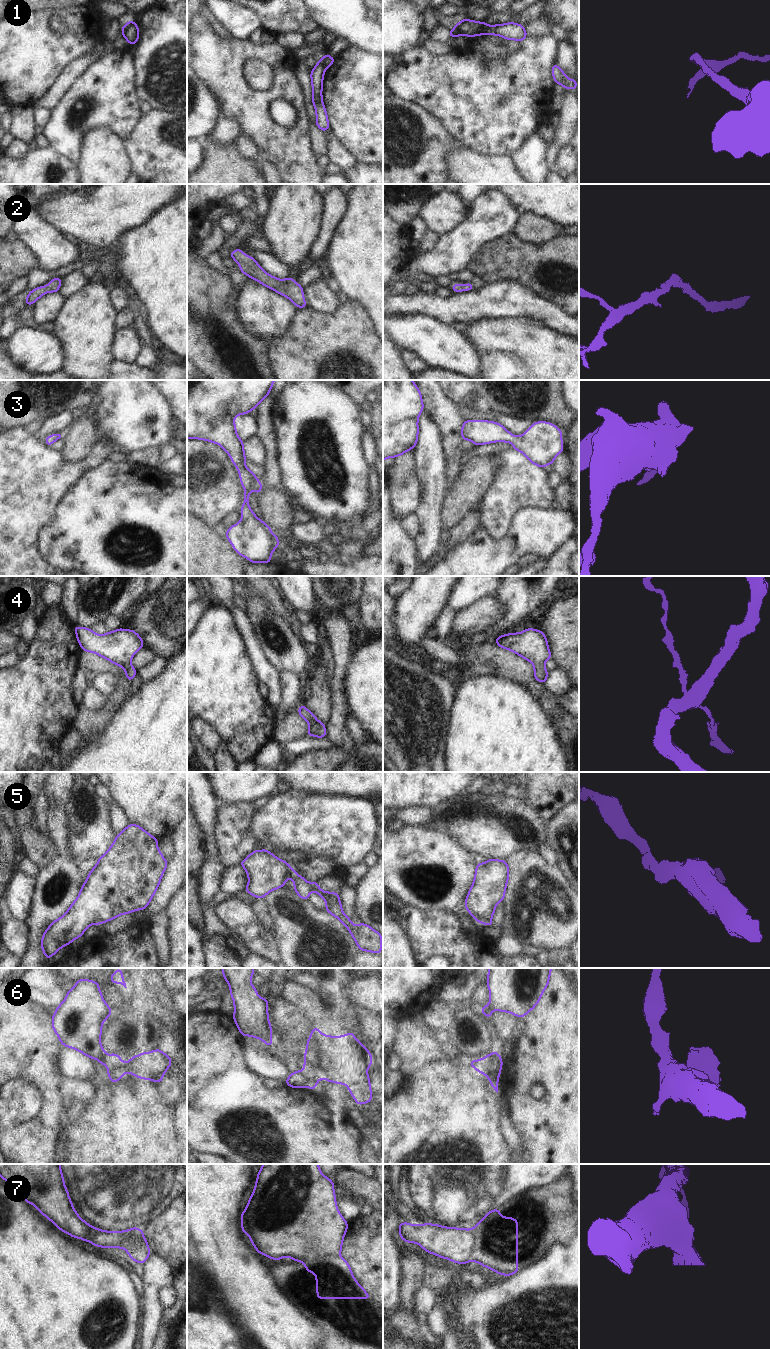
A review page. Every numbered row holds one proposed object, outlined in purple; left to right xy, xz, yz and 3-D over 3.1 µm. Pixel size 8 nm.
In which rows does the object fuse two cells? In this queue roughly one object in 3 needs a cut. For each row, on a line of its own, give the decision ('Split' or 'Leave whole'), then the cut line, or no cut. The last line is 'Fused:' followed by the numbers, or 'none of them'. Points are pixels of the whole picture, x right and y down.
1: Split. Split along yz (456, 25), (462, 33)
2: Leave whole. No split
3: Leave whole. No split
4: Leave whole. No split
5: Split. Split along xz (310, 883), (312, 890)
6: Split. Split along yz (487, 1055), (487, 1071), (497, 1079)
7: Split. Split along xz (338, 1254), (315, 1255), (299, 1261)
Fused: 1, 5, 6, 7

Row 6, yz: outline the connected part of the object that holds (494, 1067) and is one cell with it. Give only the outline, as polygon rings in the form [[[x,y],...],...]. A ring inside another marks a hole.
[[[494,1051],[488,1055],[487,1070],[494,1079],[499,1078],[502,1069],[502,1063],[503,1060],[497,1051]]]

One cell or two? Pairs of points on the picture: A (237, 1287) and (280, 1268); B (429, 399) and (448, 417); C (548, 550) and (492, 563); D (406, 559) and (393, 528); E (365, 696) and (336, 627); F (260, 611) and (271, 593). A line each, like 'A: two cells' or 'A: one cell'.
A: two cells
B: one cell
C: one cell
D: one cell
E: two cells
F: two cells

